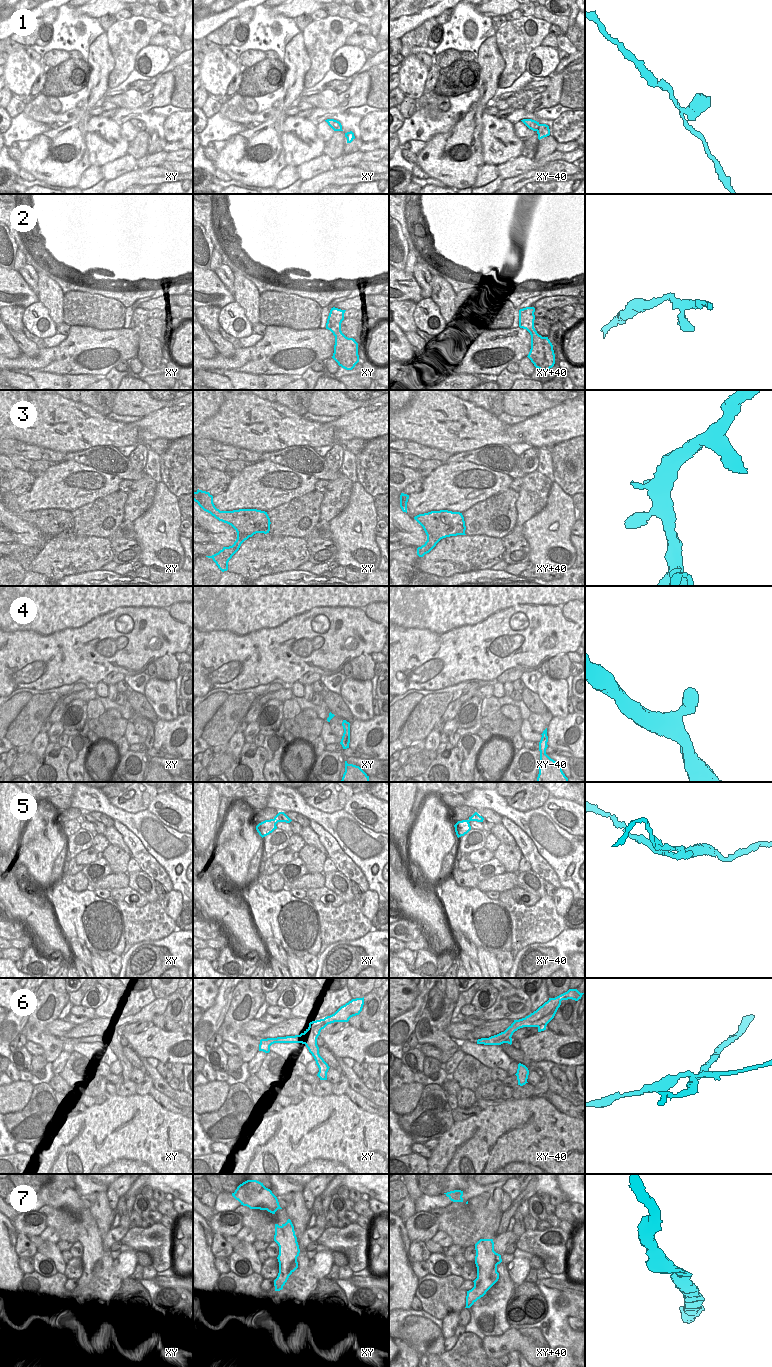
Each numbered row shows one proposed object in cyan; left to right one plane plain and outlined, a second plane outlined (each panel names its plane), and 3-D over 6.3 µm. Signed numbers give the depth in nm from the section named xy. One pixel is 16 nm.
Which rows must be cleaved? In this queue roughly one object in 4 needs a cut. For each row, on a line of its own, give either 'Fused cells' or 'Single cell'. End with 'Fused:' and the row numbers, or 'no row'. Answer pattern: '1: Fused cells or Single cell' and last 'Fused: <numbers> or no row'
1: Single cell
2: Single cell
3: Single cell
4: Single cell
5: Fused cells
6: Fused cells
7: Single cell
Fused: 5, 6.

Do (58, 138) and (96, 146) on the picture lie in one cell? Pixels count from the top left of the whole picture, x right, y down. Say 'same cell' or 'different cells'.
different cells

